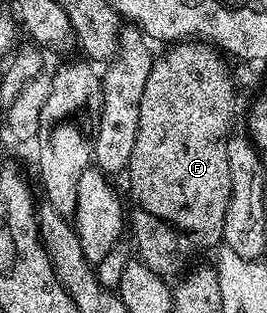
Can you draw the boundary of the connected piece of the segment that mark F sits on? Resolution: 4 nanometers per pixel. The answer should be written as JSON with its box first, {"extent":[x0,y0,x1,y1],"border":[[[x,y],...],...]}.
{"extent":[125,40,237,276],"border":[[[184,40],[164,50],[167,51],[160,53],[151,66],[149,80],[145,80],[137,144],[133,144],[133,156],[125,174],[131,177],[131,198],[135,201],[135,211],[129,214],[129,226],[135,229],[138,257],[153,268],[153,272],[172,276],[190,260],[191,254],[210,246],[218,247],[223,242],[225,212],[231,199],[227,139],[232,133],[231,113],[235,110],[237,82],[233,70],[227,67],[228,59],[210,42]]]}

